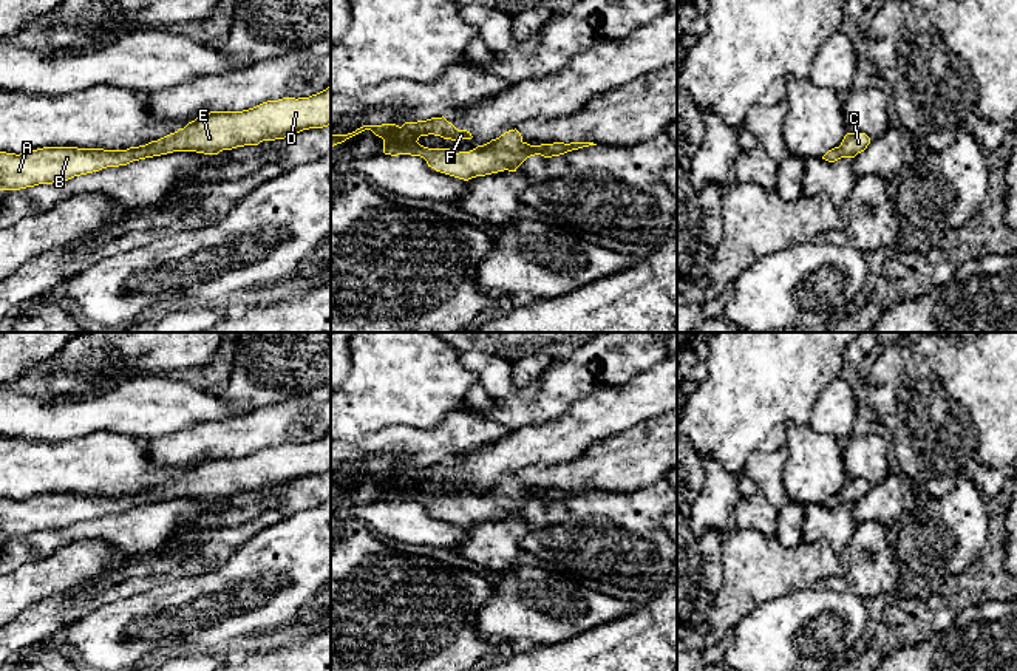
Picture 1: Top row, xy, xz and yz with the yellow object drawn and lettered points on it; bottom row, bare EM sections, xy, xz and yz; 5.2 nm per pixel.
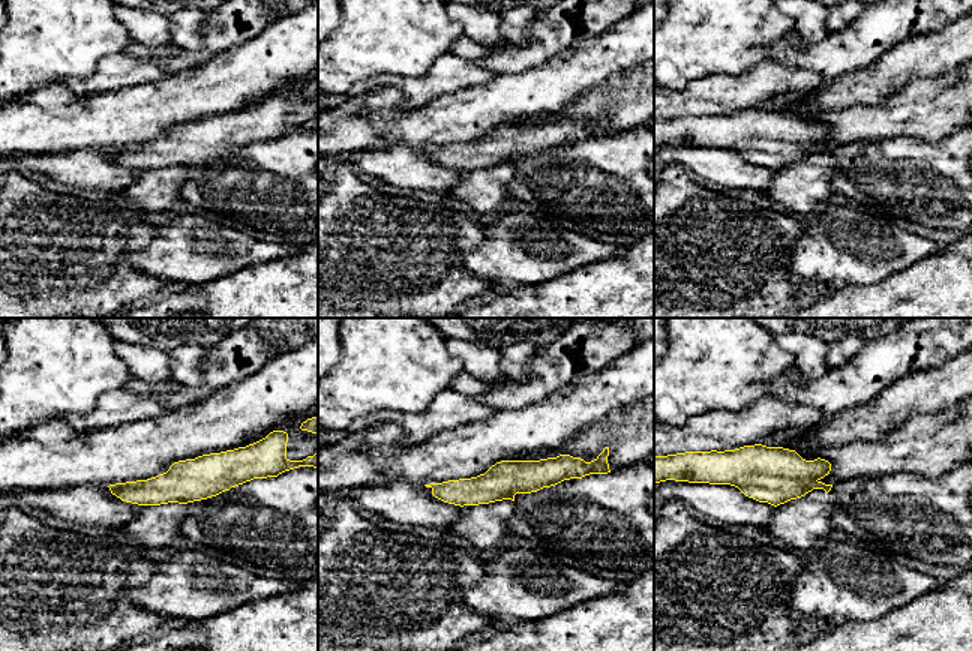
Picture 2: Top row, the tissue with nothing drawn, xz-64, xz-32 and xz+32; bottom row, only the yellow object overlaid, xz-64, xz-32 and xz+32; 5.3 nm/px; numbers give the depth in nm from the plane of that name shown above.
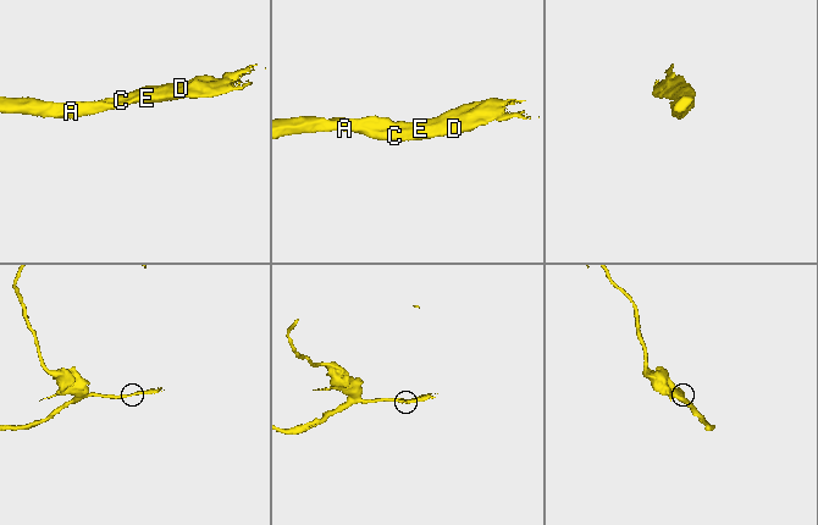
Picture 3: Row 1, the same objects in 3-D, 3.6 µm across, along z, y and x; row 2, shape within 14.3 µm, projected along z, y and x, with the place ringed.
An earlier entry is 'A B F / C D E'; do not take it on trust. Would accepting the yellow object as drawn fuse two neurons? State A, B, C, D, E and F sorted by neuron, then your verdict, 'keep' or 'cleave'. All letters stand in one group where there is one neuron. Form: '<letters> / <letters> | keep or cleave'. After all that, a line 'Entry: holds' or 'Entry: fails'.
A B C D E F | keep
Entry: fails

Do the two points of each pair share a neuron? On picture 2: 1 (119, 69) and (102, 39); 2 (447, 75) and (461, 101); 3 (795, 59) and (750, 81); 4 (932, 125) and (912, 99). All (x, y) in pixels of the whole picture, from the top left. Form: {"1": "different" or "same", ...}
{"1": "different", "2": "different", "3": "different", "4": "same"}

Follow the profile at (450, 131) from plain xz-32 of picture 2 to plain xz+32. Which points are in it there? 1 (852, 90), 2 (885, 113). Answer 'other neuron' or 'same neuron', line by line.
1: same neuron
2: other neuron

